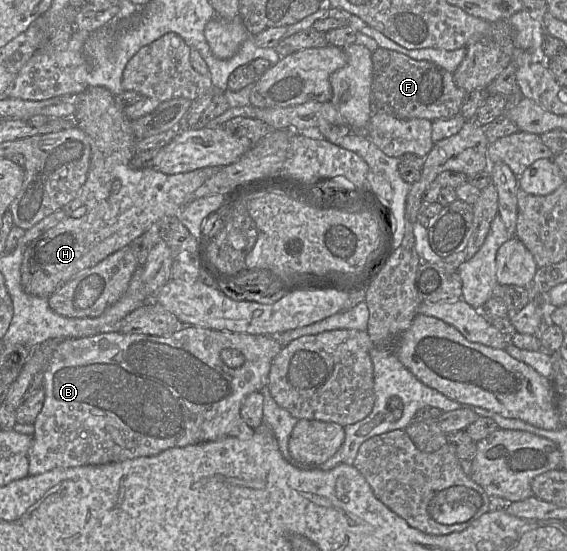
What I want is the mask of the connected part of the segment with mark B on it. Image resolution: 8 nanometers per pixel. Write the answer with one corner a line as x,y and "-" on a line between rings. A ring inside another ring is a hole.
185,326
182,330
170,336
109,332
85,338
65,339
57,346
44,373
42,389
45,392
45,399
43,407
33,424
35,431
28,452
28,474
34,476
56,468
105,465
139,457
151,457
171,448
216,441
225,437
248,439
254,434
254,429
248,426
240,415
242,403
249,394
260,391
268,385
272,362
282,348
283,346
276,339
268,335
218,331
198,326
-
225,348
241,351
245,356
244,364
238,368
230,368
225,365
220,357
221,351

